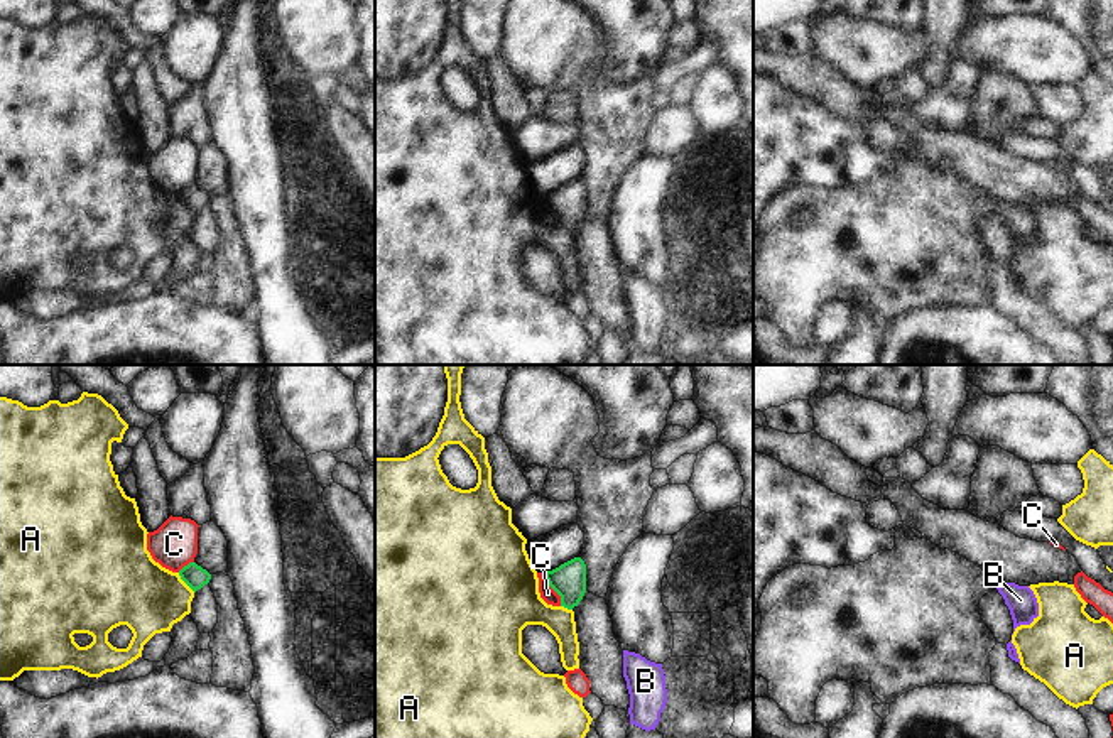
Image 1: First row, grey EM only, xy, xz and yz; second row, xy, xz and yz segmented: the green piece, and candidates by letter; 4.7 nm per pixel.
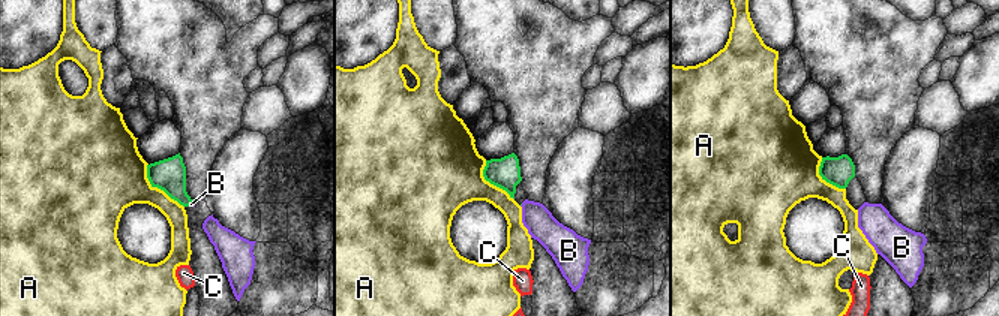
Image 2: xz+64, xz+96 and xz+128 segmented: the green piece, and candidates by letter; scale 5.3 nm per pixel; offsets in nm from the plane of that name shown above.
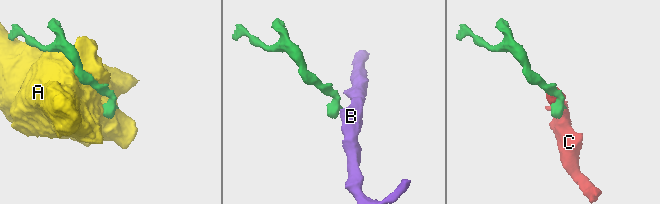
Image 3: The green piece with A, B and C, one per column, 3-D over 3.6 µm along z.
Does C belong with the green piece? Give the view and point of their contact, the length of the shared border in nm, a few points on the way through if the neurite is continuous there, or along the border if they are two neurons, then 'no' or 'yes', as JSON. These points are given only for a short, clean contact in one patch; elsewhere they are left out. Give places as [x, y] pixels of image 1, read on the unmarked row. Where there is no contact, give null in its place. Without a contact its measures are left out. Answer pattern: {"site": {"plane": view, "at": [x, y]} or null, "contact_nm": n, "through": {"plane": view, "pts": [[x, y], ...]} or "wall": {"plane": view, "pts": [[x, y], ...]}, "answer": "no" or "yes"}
{"site": {"plane": "xz", "at": [553, 210]}, "contact_nm": 180, "wall": {"plane": "xz", "pts": [[544, 195], [561, 227]]}, "answer": "no"}

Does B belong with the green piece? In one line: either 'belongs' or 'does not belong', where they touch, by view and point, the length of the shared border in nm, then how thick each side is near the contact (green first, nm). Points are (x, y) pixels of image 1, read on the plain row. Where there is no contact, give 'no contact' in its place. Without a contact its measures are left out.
belongs; contact yz (1000, 205); length 30 nm; calibres 30 and 140 nm

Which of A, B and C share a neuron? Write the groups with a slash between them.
A / B / C

